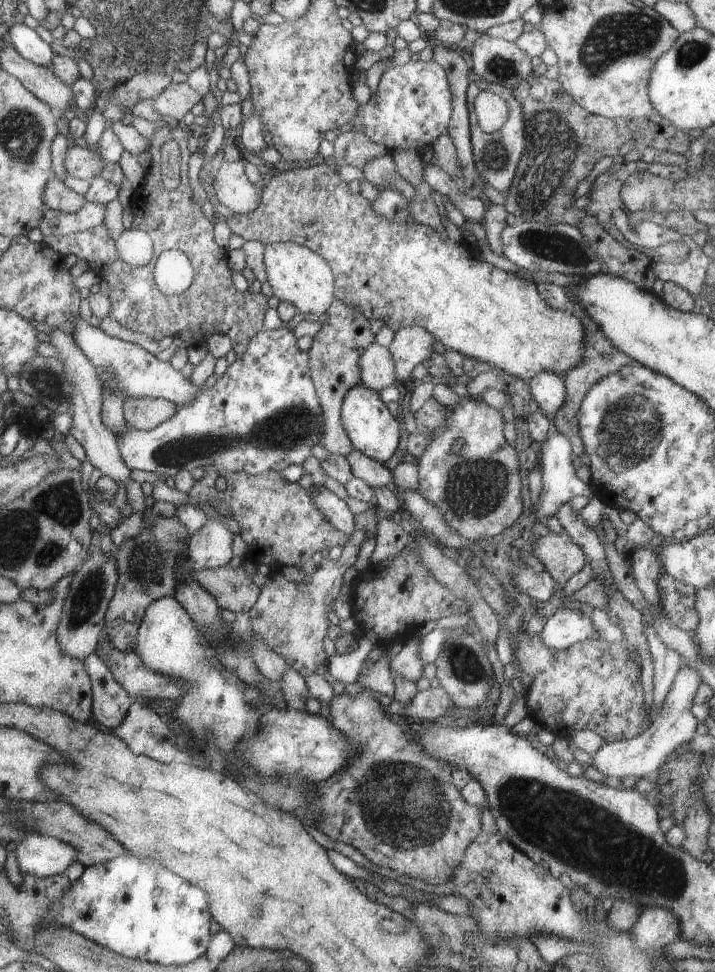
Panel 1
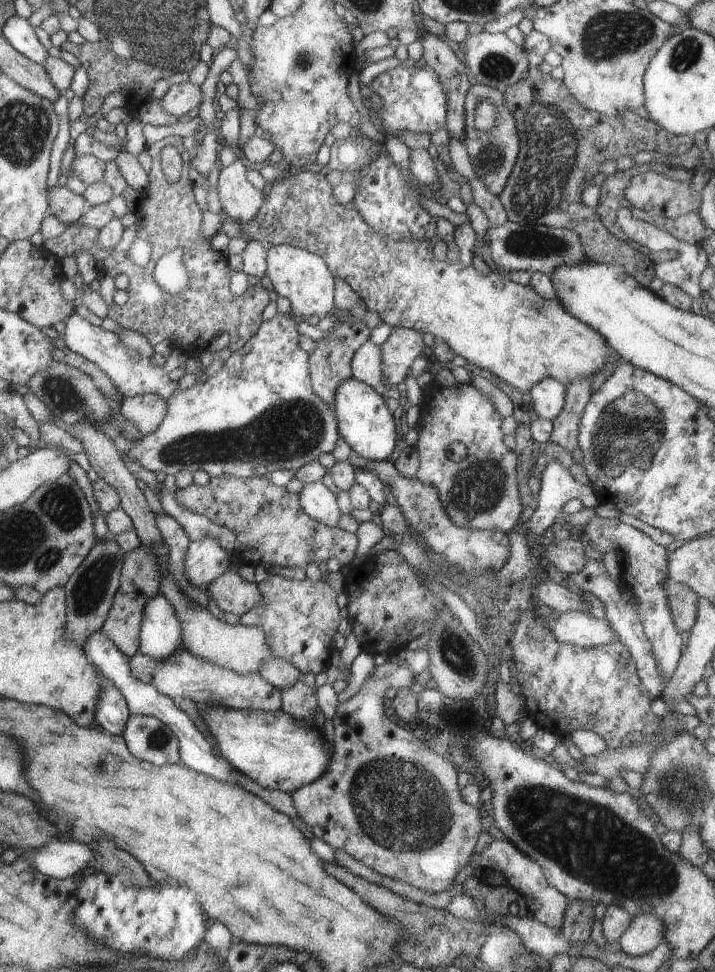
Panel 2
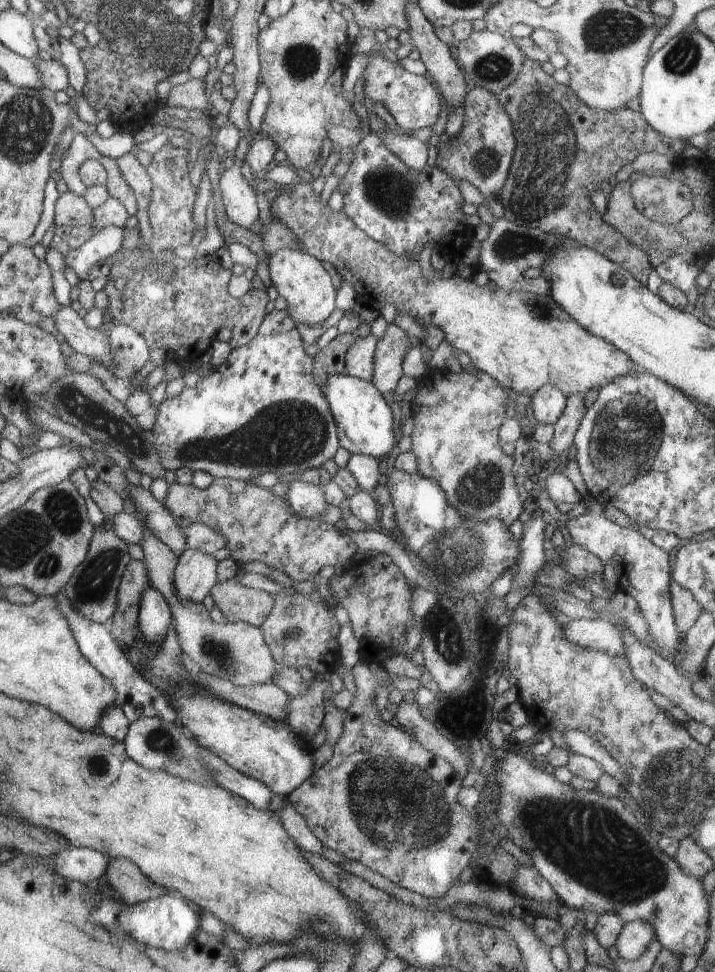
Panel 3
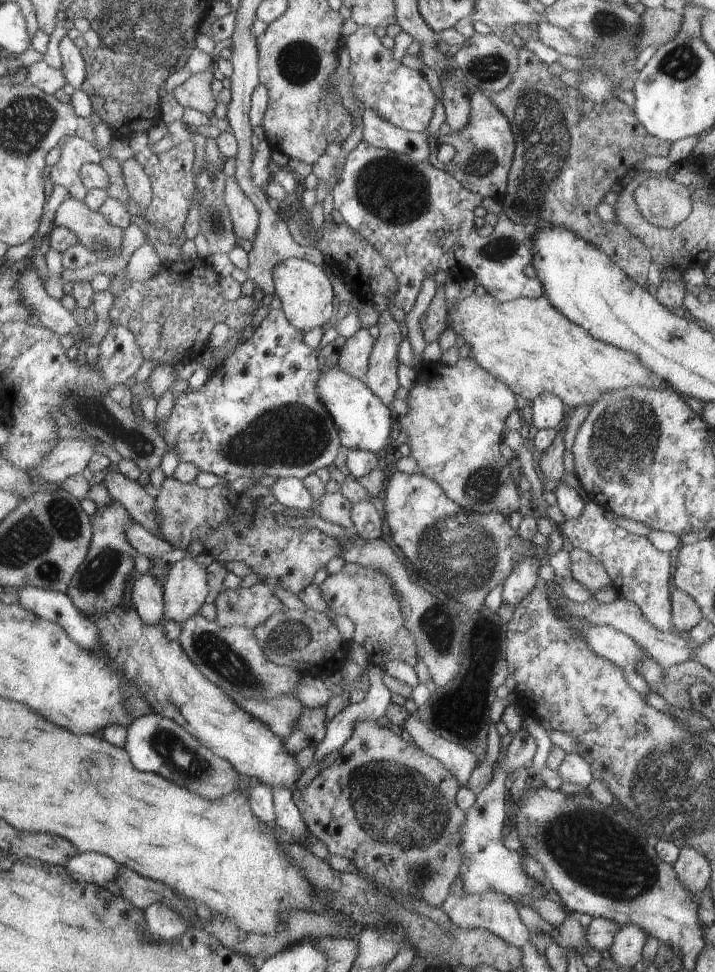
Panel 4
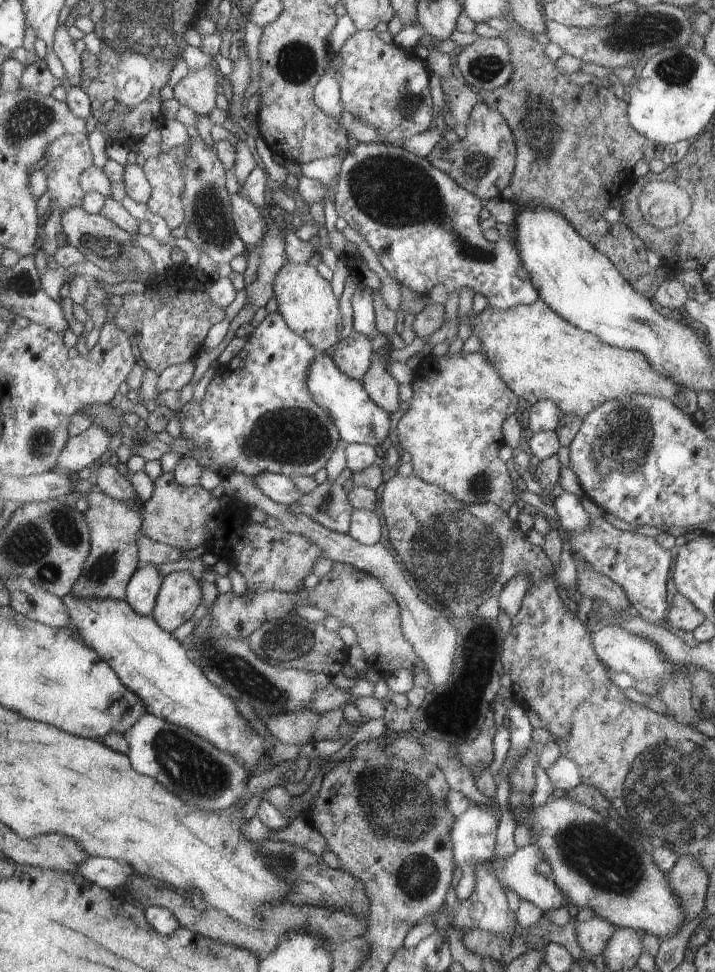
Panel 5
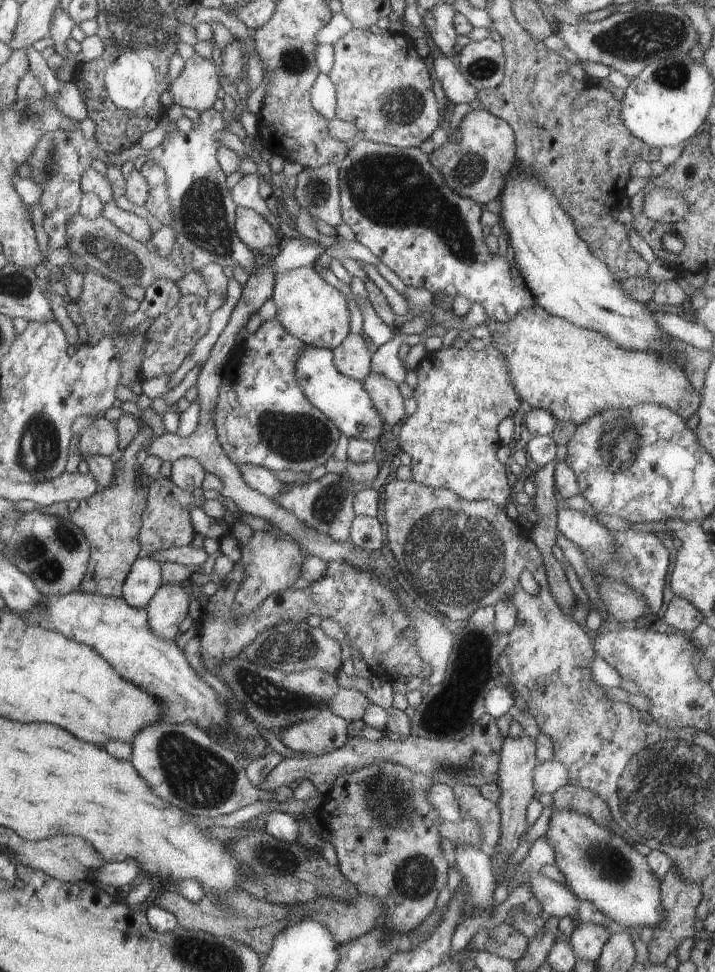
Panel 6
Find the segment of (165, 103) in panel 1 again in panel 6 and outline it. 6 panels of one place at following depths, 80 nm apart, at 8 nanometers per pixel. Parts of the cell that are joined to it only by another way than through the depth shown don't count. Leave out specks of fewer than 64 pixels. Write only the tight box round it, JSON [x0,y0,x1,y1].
[167,54,221,112]

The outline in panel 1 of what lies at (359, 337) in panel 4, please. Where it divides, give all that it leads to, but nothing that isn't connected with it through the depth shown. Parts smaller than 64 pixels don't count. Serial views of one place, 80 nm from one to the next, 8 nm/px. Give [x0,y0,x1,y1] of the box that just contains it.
[358,342,397,393]

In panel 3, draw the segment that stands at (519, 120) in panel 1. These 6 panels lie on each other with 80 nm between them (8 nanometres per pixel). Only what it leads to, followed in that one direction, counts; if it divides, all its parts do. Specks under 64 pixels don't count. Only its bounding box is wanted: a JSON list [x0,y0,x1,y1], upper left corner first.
[435,86,516,198]

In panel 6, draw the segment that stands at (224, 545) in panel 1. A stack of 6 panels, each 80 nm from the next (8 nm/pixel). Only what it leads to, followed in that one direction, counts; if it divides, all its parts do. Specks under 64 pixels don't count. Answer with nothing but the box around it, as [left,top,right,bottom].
[147,583,192,641]

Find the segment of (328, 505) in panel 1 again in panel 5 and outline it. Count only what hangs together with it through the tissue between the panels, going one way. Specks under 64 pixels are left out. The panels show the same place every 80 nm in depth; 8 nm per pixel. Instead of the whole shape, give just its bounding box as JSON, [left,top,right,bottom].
[253,472,302,505]

